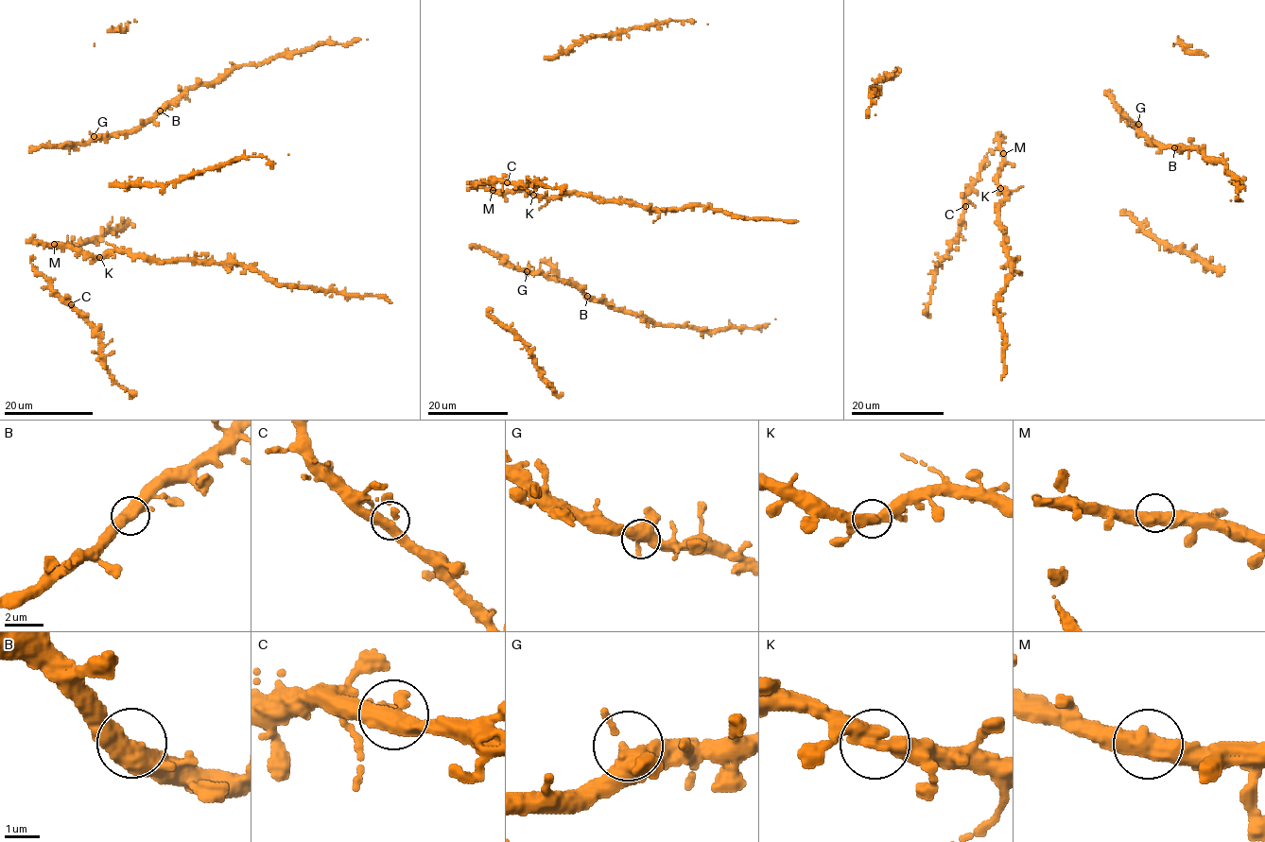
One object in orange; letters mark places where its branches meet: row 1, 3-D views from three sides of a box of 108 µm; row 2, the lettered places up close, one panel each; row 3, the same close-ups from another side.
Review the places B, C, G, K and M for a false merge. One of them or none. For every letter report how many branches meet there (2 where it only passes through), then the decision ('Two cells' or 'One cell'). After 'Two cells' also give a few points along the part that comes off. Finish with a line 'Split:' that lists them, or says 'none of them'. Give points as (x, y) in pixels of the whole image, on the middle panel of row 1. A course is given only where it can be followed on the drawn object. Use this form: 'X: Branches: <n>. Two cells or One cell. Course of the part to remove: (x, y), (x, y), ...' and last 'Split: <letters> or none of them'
B: Branches: 2. One cell
C: Branches: 2. One cell
G: Branches: 2. One cell
K: Branches: 2. One cell
M: Branches: 2. One cell
Split: none of them

